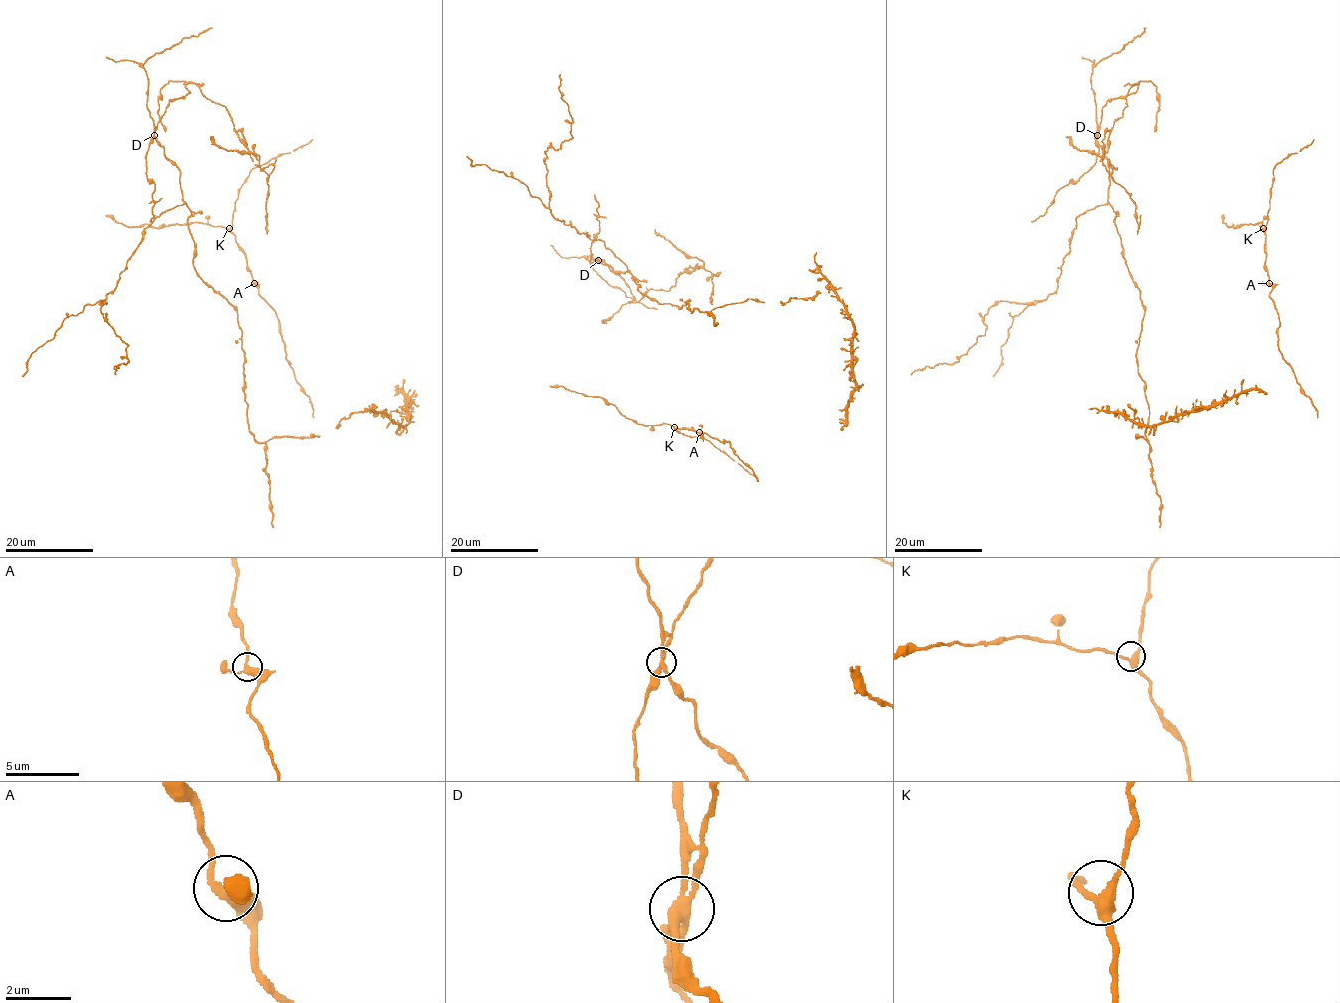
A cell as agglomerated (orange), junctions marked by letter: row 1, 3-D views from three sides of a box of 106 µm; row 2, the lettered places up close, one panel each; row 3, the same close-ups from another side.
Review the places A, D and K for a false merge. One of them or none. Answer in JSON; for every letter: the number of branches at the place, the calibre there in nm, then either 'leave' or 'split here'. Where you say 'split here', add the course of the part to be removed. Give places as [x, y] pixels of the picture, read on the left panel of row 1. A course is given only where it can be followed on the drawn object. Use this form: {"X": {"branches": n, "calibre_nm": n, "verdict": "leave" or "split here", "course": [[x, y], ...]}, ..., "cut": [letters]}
{"A": {"branches": 3, "calibre_nm": 300, "verdict": "leave"}, "D": {"branches": 3, "calibre_nm": 280, "verdict": "split here", "course": [[153, 134], [169, 101], [185, 95], [188, 83], [222, 105], [239, 140], [268, 176], [266, 234]]}, "K": {"branches": 3, "calibre_nm": 280, "verdict": "leave"}, "cut": ["D"]}

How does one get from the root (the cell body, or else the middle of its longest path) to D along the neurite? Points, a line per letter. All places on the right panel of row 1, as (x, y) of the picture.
D: (1135, 436), (1148, 442), (1149, 407), (1136, 361), (1145, 308), (1125, 264), (1107, 200), (1109, 160), (1096, 134)

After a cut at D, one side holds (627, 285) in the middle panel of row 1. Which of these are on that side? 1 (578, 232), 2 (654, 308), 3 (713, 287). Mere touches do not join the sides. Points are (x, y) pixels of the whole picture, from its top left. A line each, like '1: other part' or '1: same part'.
1: other part
2: other part
3: same part

